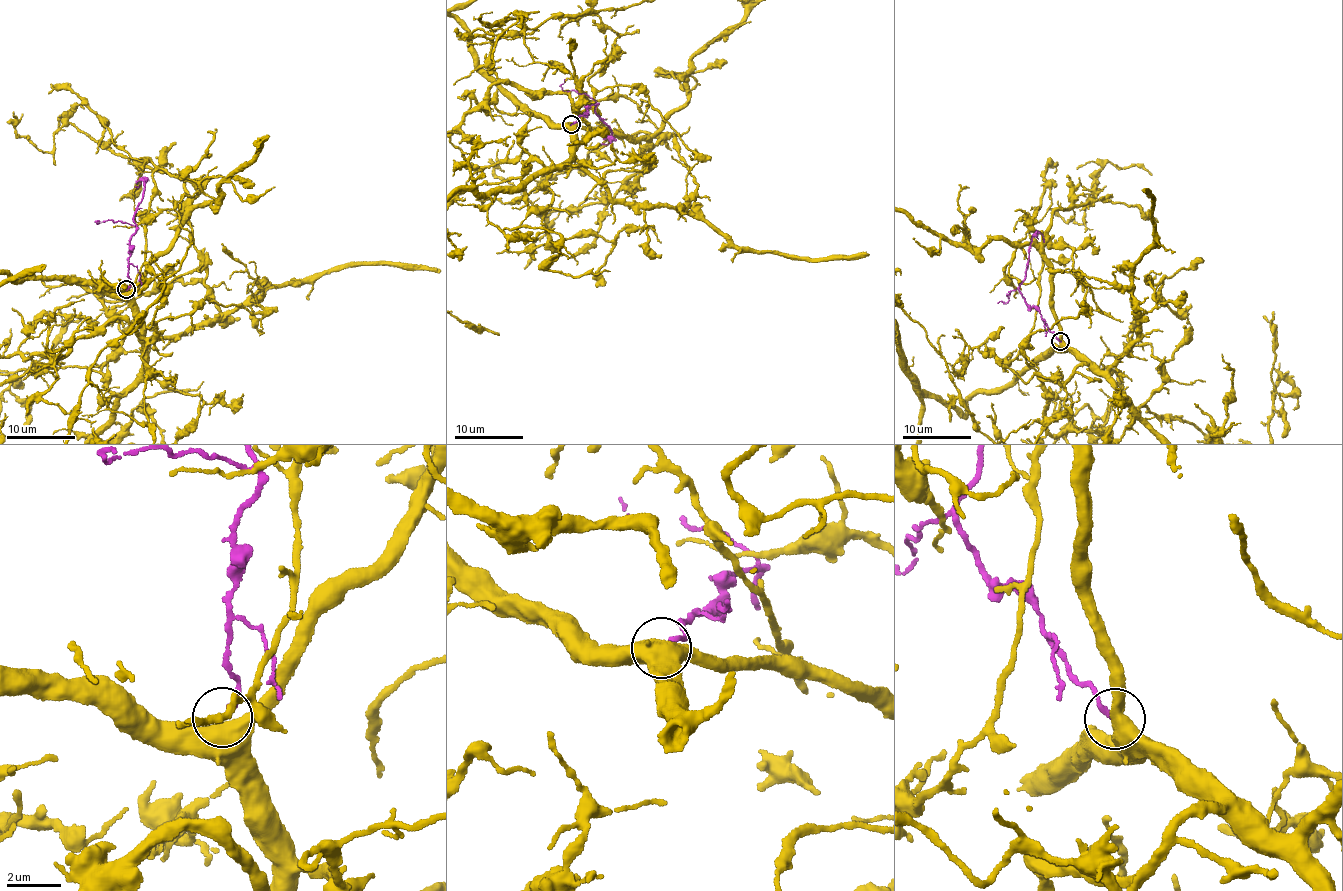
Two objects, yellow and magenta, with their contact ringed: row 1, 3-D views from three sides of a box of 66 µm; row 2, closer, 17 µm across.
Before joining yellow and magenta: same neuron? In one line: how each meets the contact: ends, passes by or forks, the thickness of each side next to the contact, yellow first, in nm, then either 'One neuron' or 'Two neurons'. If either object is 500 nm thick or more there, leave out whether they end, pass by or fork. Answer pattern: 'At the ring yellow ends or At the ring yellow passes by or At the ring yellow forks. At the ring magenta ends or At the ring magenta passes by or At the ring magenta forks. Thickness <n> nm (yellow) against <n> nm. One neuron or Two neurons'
Thickness 500 nm (yellow) against 200 nm. Two neurons

